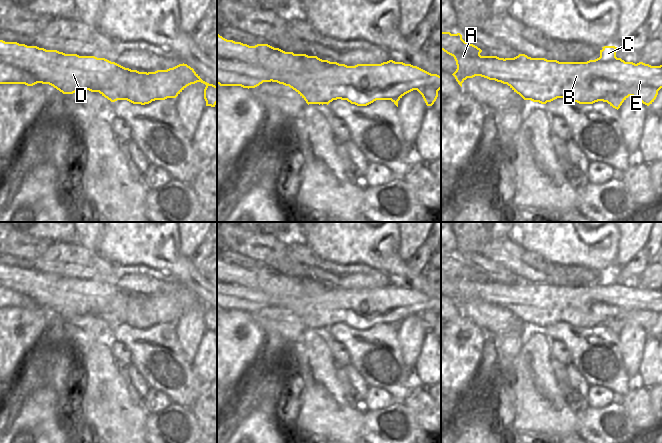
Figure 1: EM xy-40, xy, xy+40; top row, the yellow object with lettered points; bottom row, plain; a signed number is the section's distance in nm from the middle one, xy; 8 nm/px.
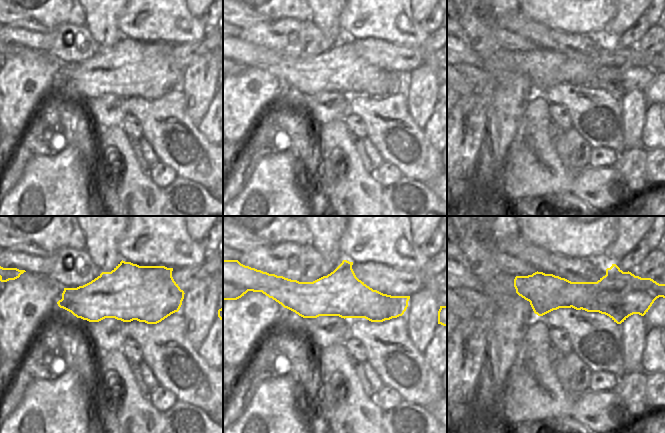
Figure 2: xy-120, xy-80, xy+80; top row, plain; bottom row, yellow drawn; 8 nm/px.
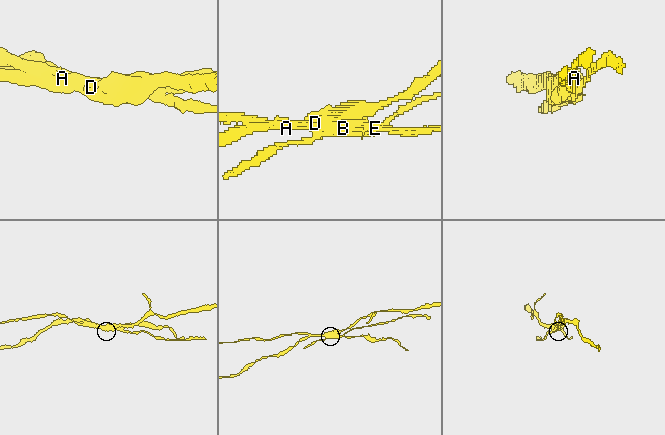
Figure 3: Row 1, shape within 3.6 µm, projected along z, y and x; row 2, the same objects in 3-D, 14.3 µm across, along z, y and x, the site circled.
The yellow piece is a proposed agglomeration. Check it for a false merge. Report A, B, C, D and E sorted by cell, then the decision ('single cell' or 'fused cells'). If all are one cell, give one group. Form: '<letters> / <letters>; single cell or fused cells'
A D / B C E; fused cells

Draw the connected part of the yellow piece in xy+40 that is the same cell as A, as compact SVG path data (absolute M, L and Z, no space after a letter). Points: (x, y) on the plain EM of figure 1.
M441 256L441 274L453 280L456 285L457 293L452 298L454 301L479 296L484 302L507 308L524 324L546 328L557 322L567 322L579 328L593 328L605 318L557 308L537 308L529 312L525 308L528 305L528 291L524 287L527 279L505 282L504 286L483 286L480 279L482 274L465 266L460 257Z

